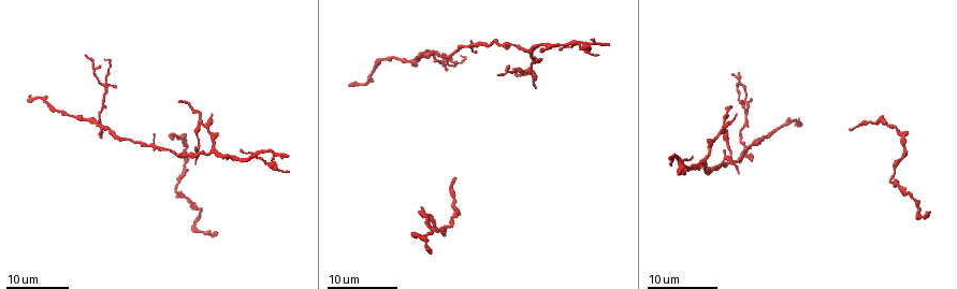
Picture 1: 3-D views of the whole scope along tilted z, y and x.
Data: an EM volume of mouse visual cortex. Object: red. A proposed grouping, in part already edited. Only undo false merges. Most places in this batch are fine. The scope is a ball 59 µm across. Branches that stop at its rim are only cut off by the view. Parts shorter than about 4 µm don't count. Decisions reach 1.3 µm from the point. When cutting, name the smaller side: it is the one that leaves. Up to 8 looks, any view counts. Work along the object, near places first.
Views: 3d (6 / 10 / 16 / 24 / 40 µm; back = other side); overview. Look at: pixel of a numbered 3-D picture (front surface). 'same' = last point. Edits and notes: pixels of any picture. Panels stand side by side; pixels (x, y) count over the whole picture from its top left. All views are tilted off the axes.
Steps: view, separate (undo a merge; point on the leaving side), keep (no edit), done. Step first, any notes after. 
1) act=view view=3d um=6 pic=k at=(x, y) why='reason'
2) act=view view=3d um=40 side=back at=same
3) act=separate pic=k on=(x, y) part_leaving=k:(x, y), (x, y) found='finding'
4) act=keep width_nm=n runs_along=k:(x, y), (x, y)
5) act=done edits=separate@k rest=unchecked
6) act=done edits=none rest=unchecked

act=view view=3d um=24 pic=1 at=(747, 145) why='branch point'

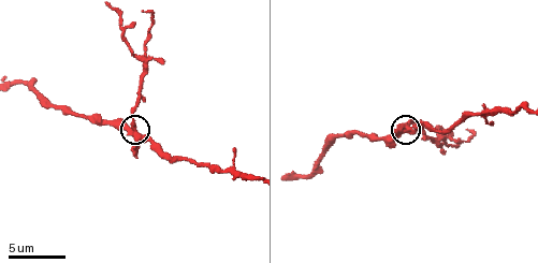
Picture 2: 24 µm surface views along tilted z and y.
act=view view=3d um=10 pic=2 at=(134, 131)

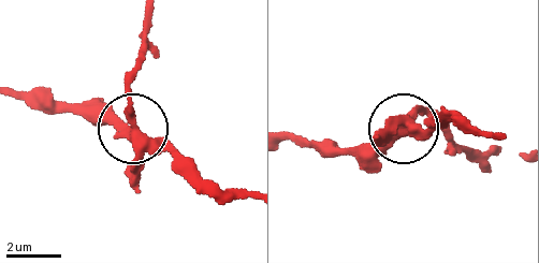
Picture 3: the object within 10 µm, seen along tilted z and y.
act=separate pic=3 on=(130, 176) width_nm=320 part_leaving=3:(139, 140), (131, 77), (148, 13) found='two cells meet here'

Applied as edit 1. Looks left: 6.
act=view view=3d um=24 pic=1 at=(200, 123) why='three arms meet'

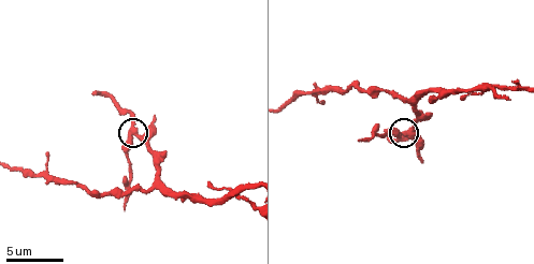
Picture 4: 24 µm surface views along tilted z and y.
act=view view=3d um=10 pic=4 at=(402, 134) why='closer look'

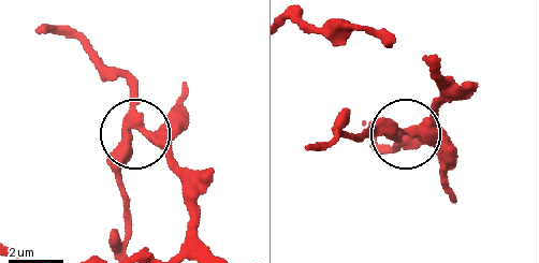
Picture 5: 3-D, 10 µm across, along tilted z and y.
act=separate pic=5 on=(107, 157) side_arm_um=7 part_leaving=5:(128, 125), (120, 180), (122, 249) found='two cells meet here'

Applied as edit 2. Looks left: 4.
act=view view=overview

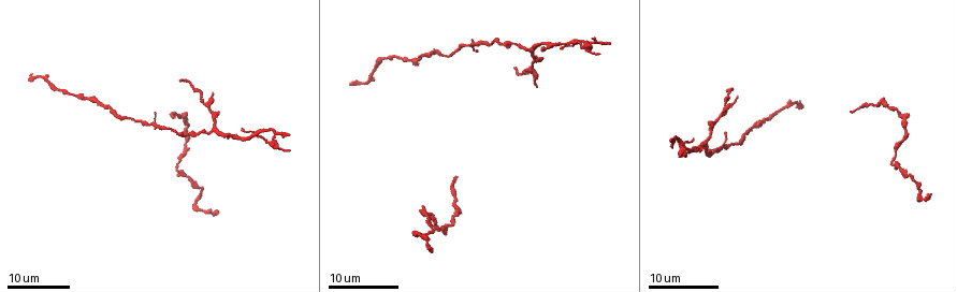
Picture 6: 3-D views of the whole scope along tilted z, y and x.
act=view view=3d um=24 pic=6 at=(211, 131) why='three arms meet'

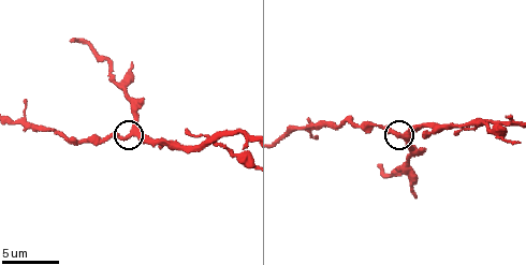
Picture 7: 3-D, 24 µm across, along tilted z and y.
act=view view=3d um=10 pic=7 at=(130, 133)

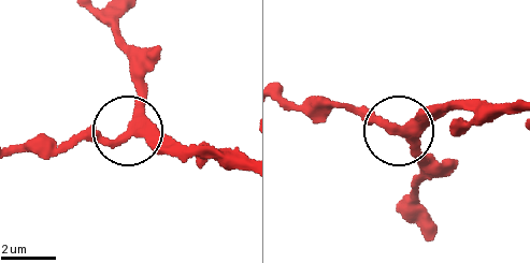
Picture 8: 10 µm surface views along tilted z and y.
act=keep runs_along=8:(100, 18), (131, 67), (130, 128), (151, 130), (184, 158) found='all the same cell'

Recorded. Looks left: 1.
act=done edits=separate@3,separate@5 rest=unchecked

